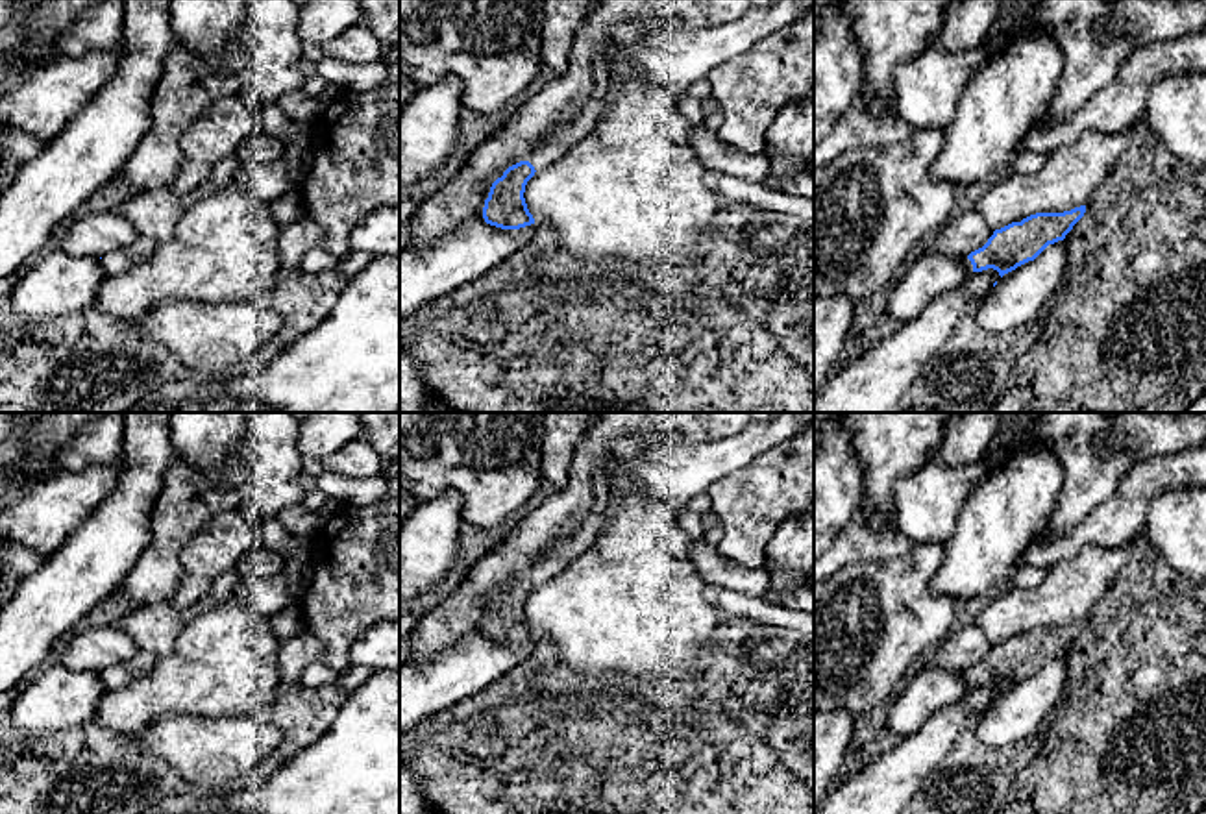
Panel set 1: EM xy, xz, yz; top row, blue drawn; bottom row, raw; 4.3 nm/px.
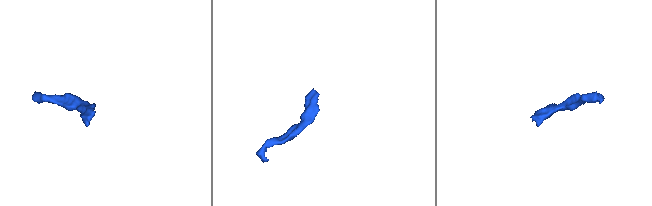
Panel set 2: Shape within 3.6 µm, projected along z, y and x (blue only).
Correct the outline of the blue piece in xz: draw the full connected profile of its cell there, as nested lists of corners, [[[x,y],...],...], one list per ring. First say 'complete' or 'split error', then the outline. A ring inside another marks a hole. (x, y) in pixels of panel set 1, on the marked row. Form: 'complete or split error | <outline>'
split error | [[[601,43],[594,52],[594,92],[581,113],[572,122],[555,130],[525,161],[509,166],[492,183],[483,207],[486,224],[501,229],[520,229],[535,224],[523,198],[525,185],[538,170],[560,159],[594,128],[603,96],[610,85],[610,50],[610,43]]]

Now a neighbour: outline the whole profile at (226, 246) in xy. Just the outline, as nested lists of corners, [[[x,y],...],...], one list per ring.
[[[237,179],[228,187],[202,194],[181,216],[174,237],[155,248],[144,263],[118,276],[107,276],[92,305],[100,314],[139,327],[139,320],[165,302],[265,302],[281,272],[281,226],[270,204],[252,196]]]

